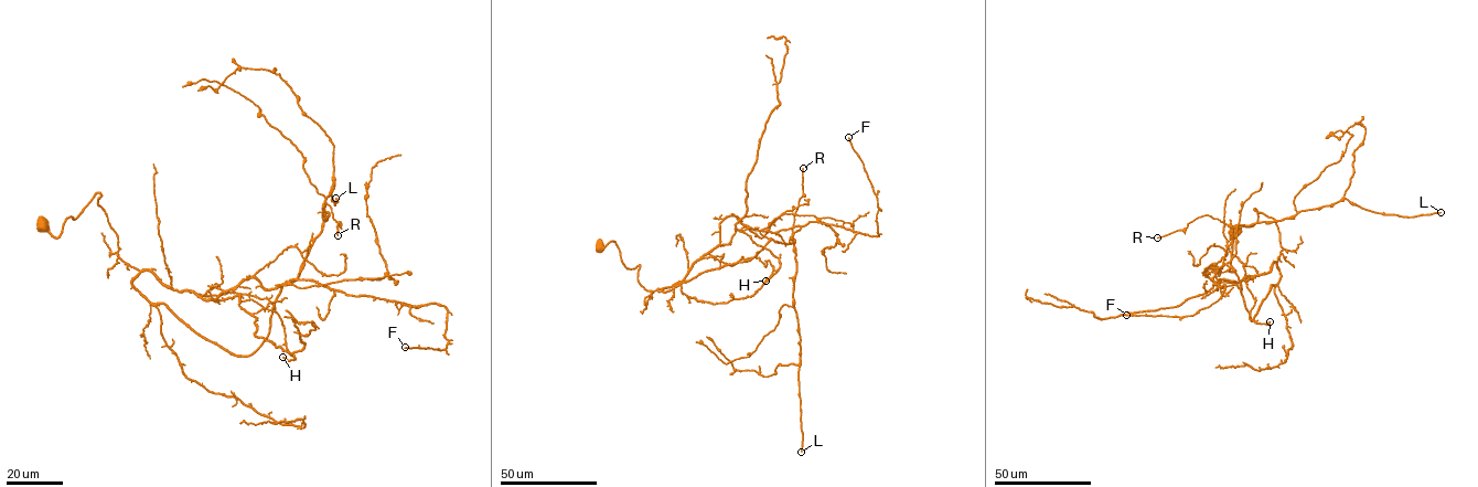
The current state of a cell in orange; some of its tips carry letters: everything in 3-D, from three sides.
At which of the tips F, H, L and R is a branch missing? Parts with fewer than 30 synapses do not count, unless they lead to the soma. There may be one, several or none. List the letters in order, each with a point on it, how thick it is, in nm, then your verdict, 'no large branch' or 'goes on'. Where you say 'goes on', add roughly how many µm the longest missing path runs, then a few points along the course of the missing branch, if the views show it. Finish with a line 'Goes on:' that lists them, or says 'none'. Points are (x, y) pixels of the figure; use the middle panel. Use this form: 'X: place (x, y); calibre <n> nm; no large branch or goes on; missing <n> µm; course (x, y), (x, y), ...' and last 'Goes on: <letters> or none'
F: place (848, 137); calibre 170 nm; no large branch
H: place (766, 281); calibre 140 nm; no large branch
L: place (801, 452); calibre 160 nm; goes on; missing 190 µm
R: place (803, 168); calibre 150 nm; no large branch
Goes on: L

